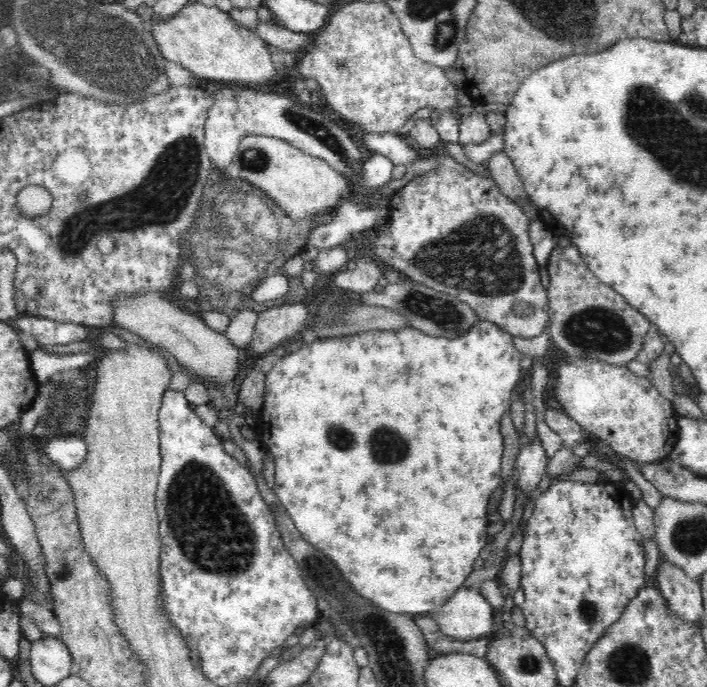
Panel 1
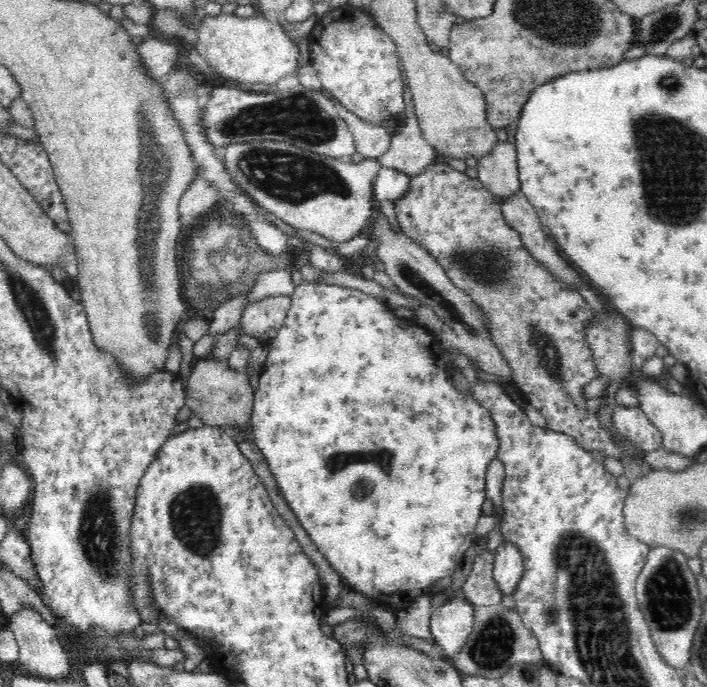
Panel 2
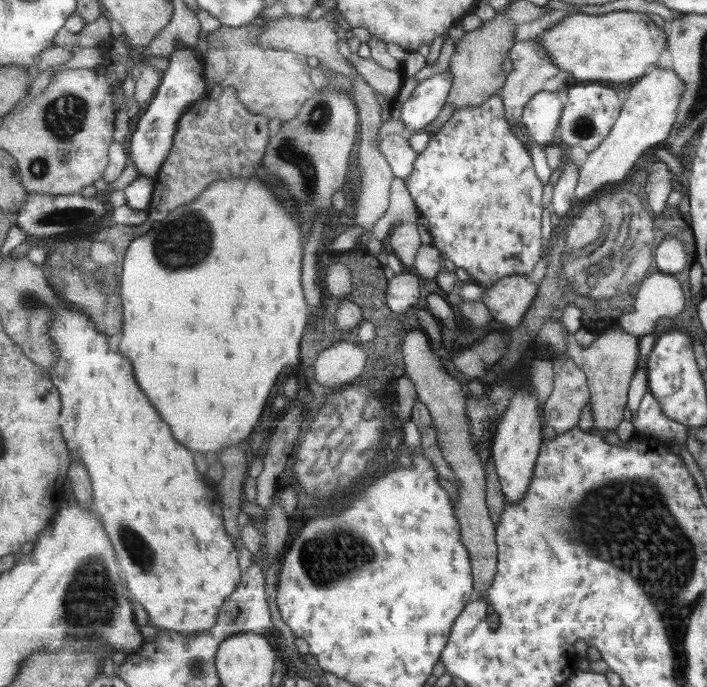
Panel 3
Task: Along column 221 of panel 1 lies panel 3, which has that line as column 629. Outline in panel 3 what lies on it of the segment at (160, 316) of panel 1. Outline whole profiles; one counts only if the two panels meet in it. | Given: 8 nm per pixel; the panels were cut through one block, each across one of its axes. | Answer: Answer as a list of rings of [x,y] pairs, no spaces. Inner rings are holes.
[[[616,323],[598,334],[586,348],[580,347],[573,335],[566,333],[566,359],[573,361],[586,376],[590,394],[588,405],[593,419],[591,432],[601,438],[606,432],[615,432],[617,424],[622,420],[629,380],[637,368],[638,340],[638,337],[625,332]]]

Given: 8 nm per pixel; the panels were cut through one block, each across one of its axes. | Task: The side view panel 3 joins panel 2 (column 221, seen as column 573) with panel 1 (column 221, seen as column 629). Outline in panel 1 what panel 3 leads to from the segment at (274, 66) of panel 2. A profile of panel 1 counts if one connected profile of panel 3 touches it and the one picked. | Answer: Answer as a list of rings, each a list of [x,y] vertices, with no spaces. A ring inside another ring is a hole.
[[[194,3],[188,4],[170,18],[156,19],[150,12],[144,17],[147,19],[146,27],[162,56],[170,62],[181,64],[196,79],[262,84],[276,74],[264,39],[254,30],[246,30],[216,5]]]

